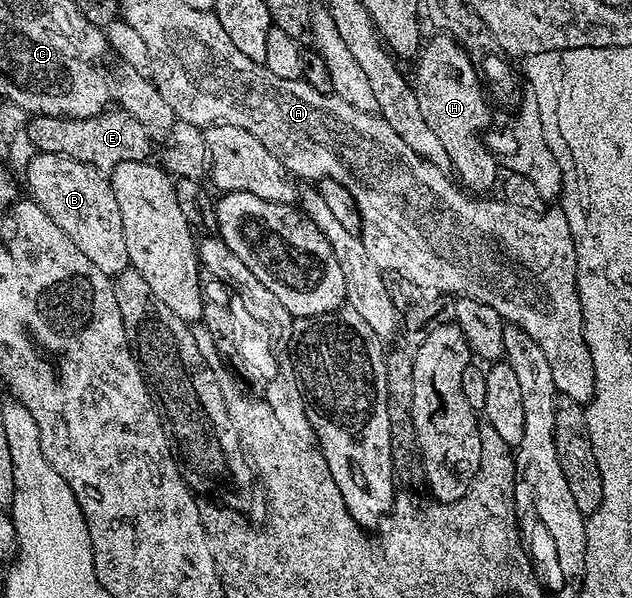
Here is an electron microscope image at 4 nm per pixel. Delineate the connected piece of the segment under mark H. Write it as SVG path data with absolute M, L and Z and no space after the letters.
M433 34L420 49L415 63L417 80L414 79L412 85L418 96L420 113L447 150L451 169L457 172L460 187L470 193L487 191L497 180L497 160L481 137L481 131L489 120L489 108L481 93L478 69L477 72L473 69L474 61L452 36Z

